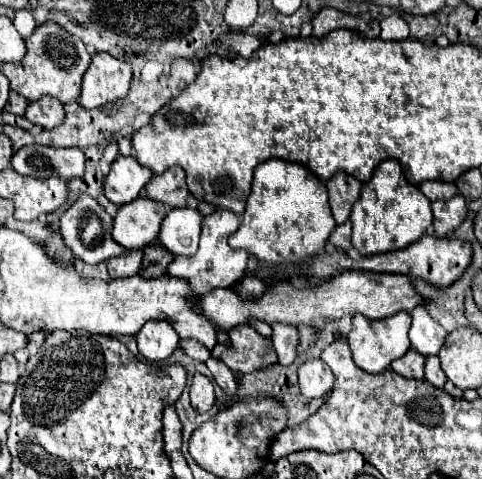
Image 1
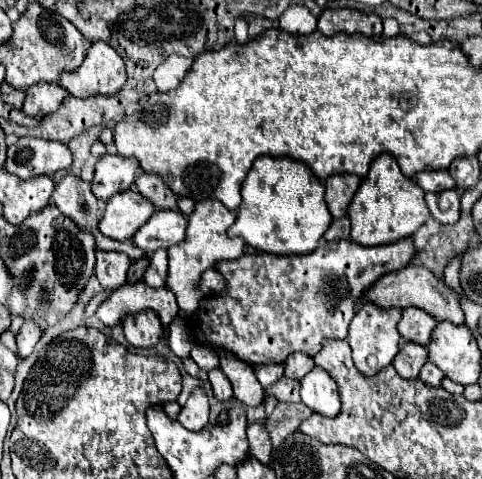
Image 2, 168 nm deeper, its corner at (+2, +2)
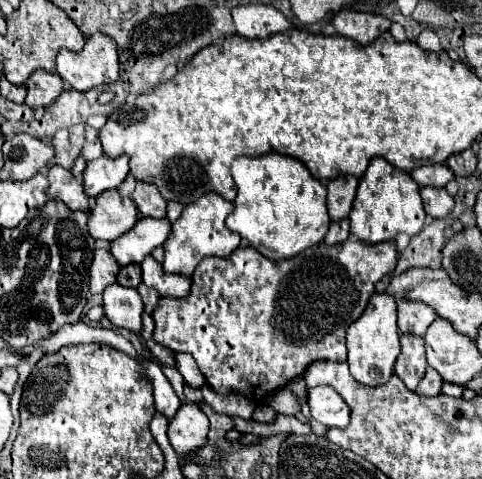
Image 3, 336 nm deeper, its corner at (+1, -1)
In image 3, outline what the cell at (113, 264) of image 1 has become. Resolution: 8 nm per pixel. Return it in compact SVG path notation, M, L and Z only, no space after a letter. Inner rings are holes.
M99 248L95 250L95 258L91 262L91 270L89 270L89 290L91 294L101 294L107 286L117 282L117 274L119 274L121 266L115 262L115 258L111 258L111 250L109 248Z

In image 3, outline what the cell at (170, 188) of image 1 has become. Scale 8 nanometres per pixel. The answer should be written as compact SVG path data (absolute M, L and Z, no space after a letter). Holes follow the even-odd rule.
M137 182L137 188L133 192L133 202L139 208L139 216L151 216L151 218L163 218L167 216L167 202L159 194L157 186L151 186L147 182Z

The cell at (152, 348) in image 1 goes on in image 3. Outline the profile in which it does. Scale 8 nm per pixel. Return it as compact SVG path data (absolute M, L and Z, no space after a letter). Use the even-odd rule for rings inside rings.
M111 284L103 292L103 308L111 324L115 324L117 328L125 328L133 334L141 334L143 302L135 288Z

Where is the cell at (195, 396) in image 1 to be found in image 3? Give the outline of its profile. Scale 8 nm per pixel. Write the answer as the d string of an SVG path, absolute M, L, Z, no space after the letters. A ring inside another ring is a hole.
M183 404L167 430L171 446L185 460L207 442L207 432L209 420L197 404Z

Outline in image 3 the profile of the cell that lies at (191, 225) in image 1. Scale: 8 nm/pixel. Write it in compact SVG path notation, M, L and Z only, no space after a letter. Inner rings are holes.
M139 218L139 222L115 242L111 242L111 254L121 266L139 264L155 248L163 246L171 234L171 222L167 218Z

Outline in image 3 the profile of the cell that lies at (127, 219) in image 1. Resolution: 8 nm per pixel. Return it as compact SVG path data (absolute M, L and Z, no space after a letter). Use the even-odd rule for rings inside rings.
M107 190L95 198L95 208L89 216L89 234L95 240L113 242L113 238L131 230L137 220L139 210L135 210L135 202L117 190Z

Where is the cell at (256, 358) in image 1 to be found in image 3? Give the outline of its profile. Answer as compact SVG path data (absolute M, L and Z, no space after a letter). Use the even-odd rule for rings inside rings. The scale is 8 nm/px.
M177 354L177 370L181 372L181 376L185 378L187 384L191 384L193 388L201 388L205 384L203 374L199 374L199 366L195 366L193 358L189 354Z

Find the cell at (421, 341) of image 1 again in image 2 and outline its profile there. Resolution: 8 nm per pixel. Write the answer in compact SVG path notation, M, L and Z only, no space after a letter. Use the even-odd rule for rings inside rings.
M406 307L402 311L398 331L406 341L426 345L426 343L430 343L430 335L432 335L432 329L436 327L436 323L438 321L430 313L422 311L418 307Z

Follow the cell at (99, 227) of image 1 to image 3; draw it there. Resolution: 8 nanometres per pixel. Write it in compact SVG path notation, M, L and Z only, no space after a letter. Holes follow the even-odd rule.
M51 166L49 168L47 196L49 198L59 198L67 206L71 206L73 210L83 210L85 214L89 214L89 198L83 190L83 184L77 182L77 178L61 166Z

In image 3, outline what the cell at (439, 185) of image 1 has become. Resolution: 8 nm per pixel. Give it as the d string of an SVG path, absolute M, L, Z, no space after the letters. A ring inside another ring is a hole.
M429 164L429 166L421 166L415 168L411 172L411 178L419 184L419 186L435 186L435 188L443 188L449 180L453 180L455 176L451 174L451 170L445 164Z

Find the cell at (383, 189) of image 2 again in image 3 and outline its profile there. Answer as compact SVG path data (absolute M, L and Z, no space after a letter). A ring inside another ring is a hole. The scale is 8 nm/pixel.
M375 158L369 164L365 176L359 180L359 188L349 220L351 220L351 234L367 244L395 240L395 236L401 232L415 236L425 222L419 184L407 172L391 166L387 160Z

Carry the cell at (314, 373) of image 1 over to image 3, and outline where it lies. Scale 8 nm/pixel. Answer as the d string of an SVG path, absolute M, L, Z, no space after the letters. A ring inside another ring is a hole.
M317 386L307 390L311 418L327 428L345 428L349 424L349 408L345 400L329 386Z

